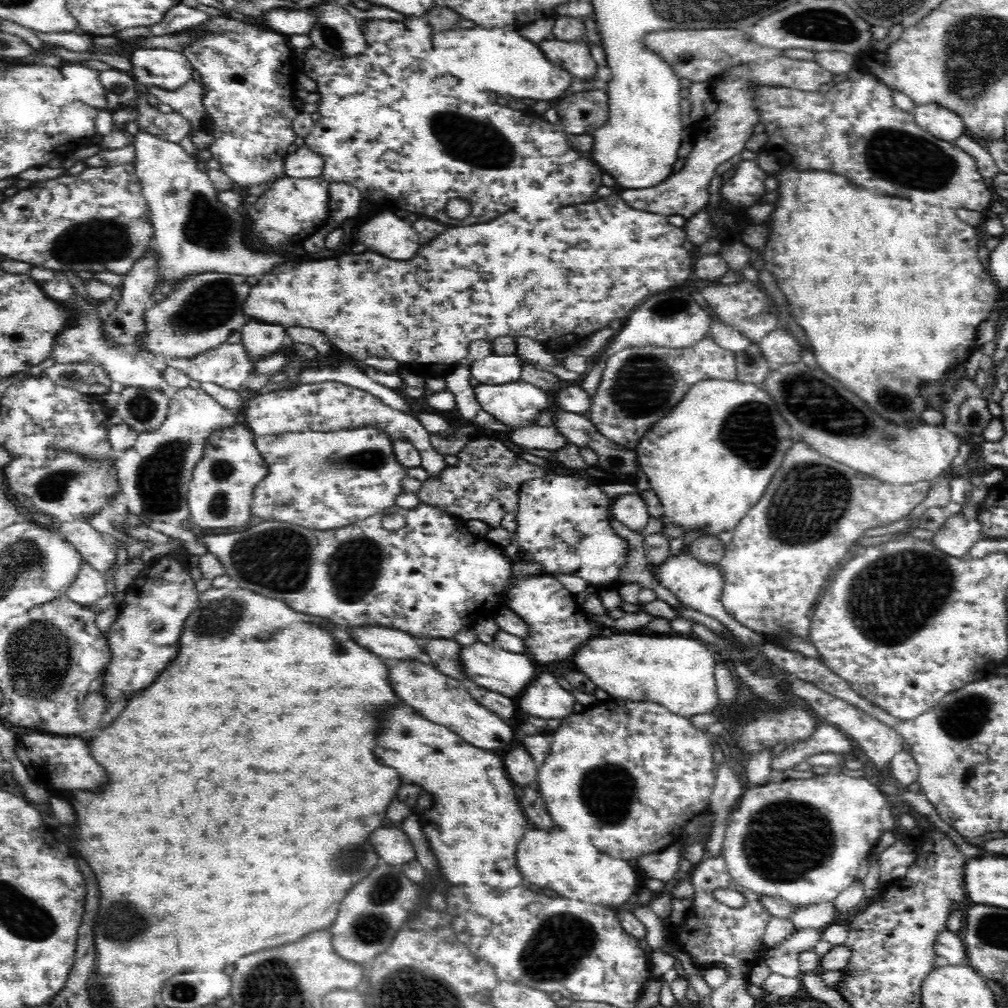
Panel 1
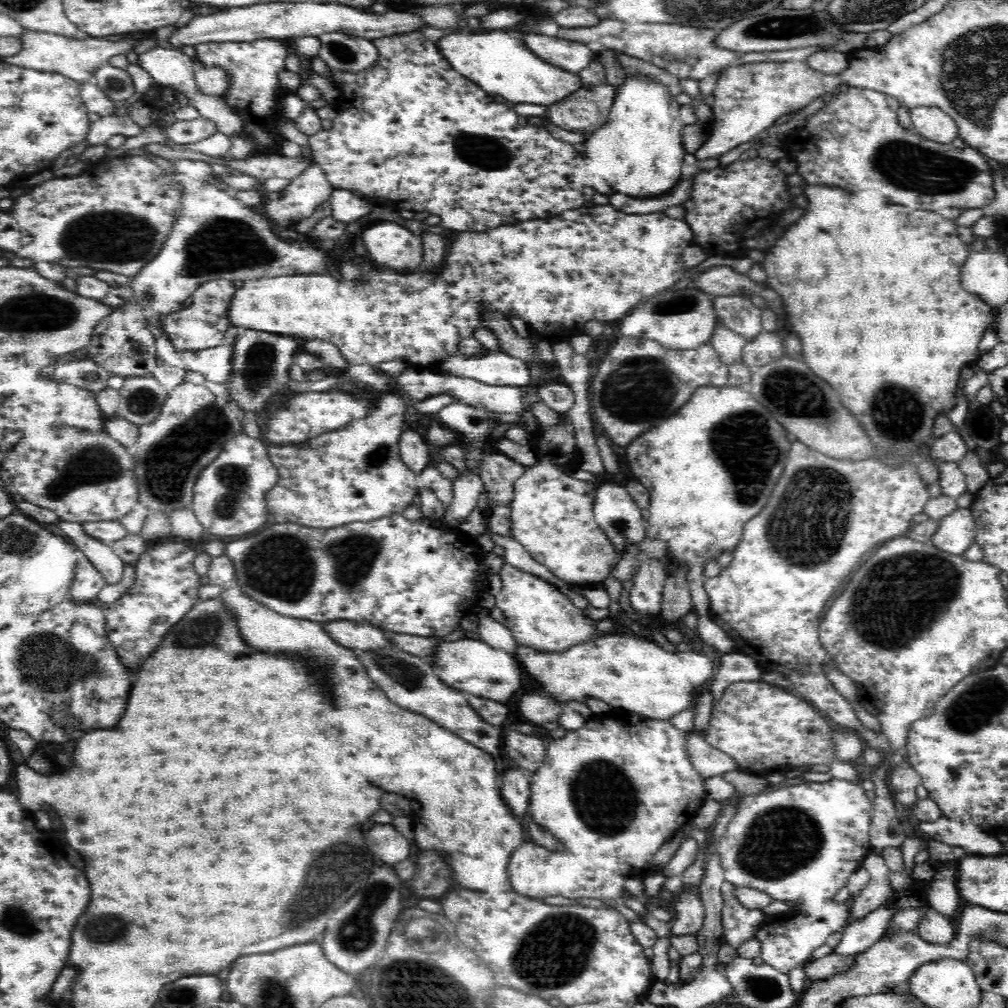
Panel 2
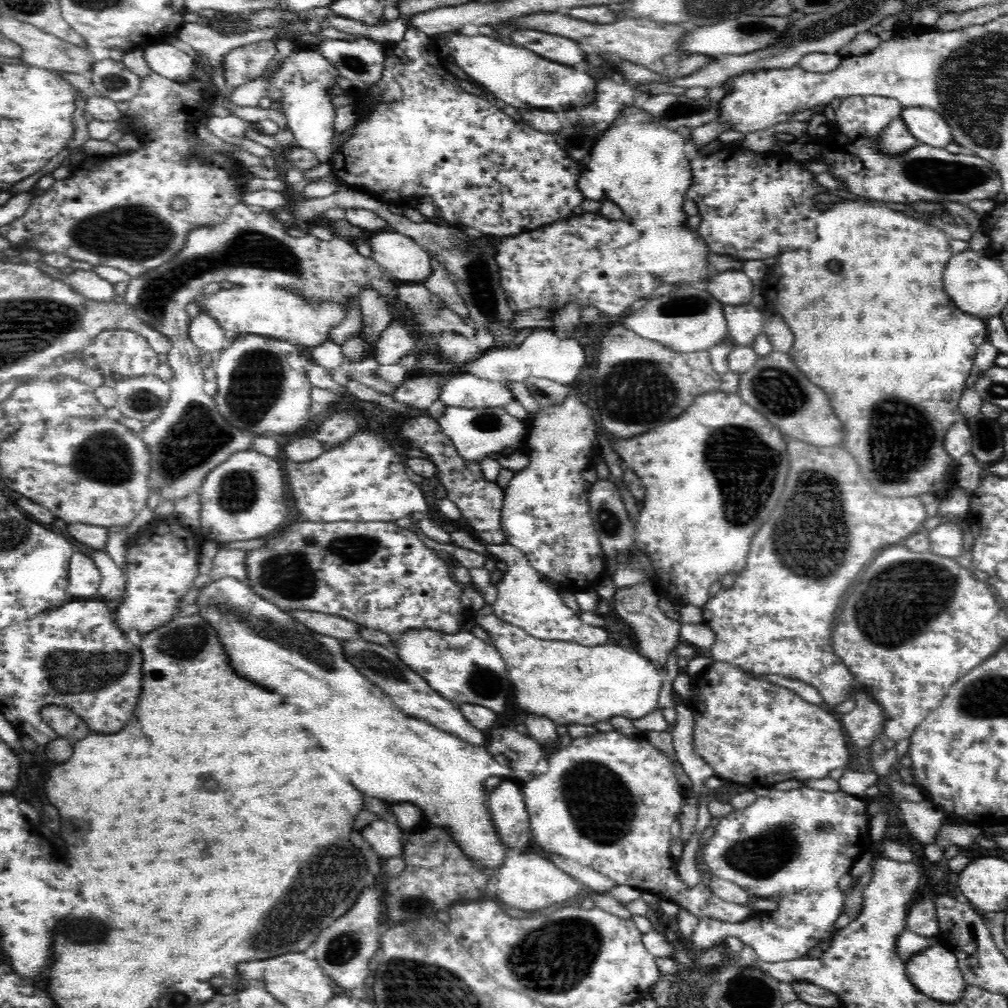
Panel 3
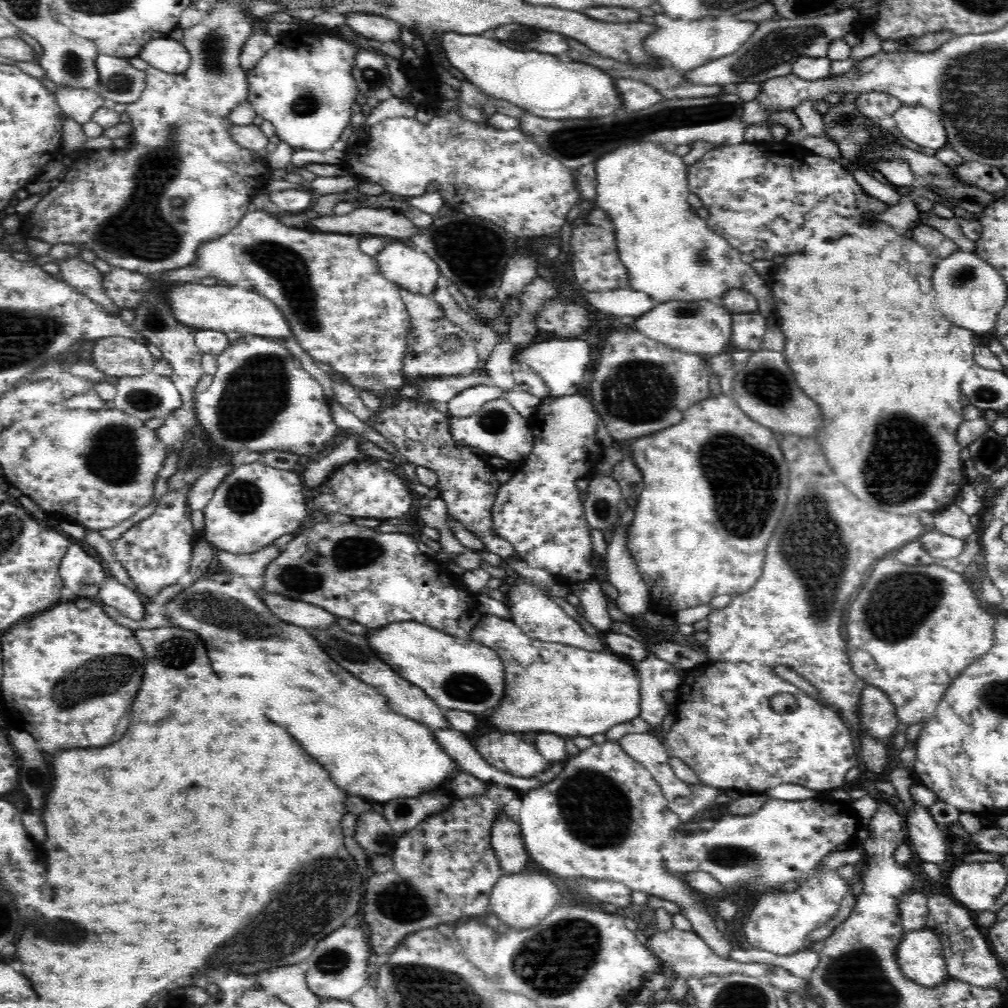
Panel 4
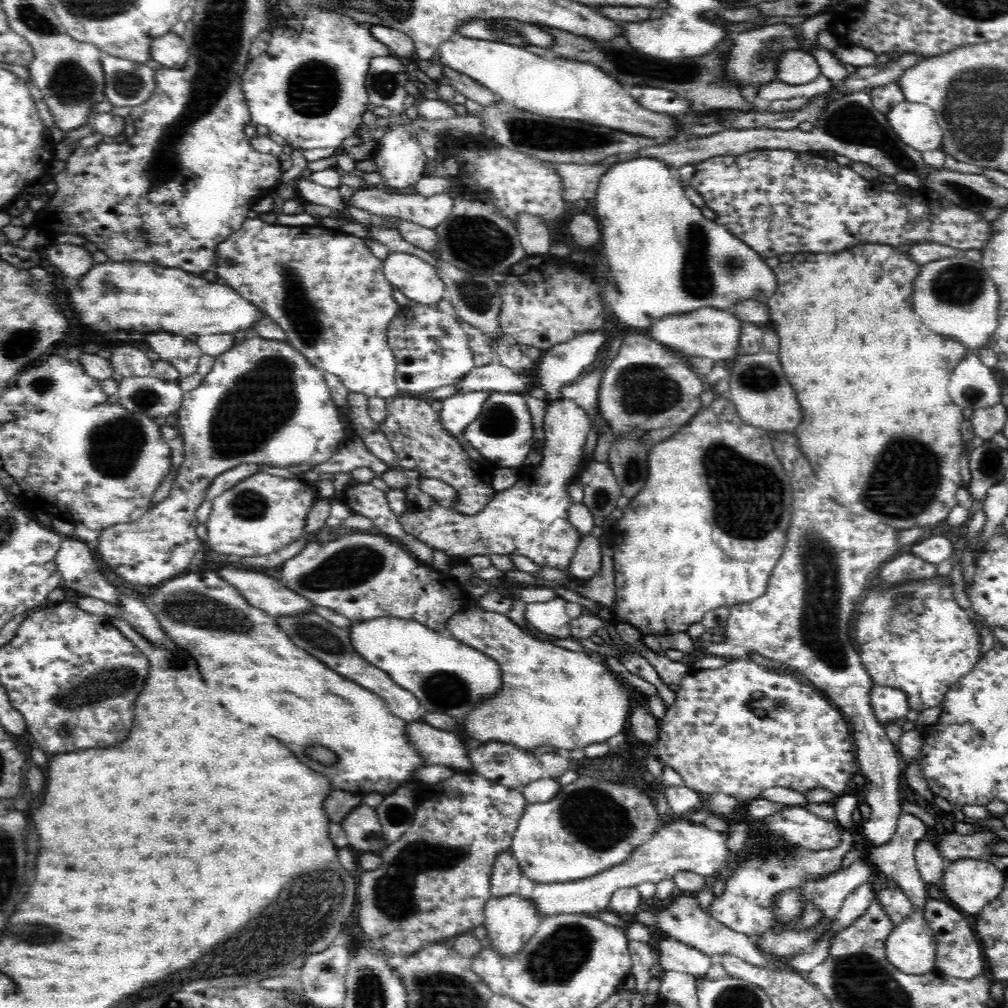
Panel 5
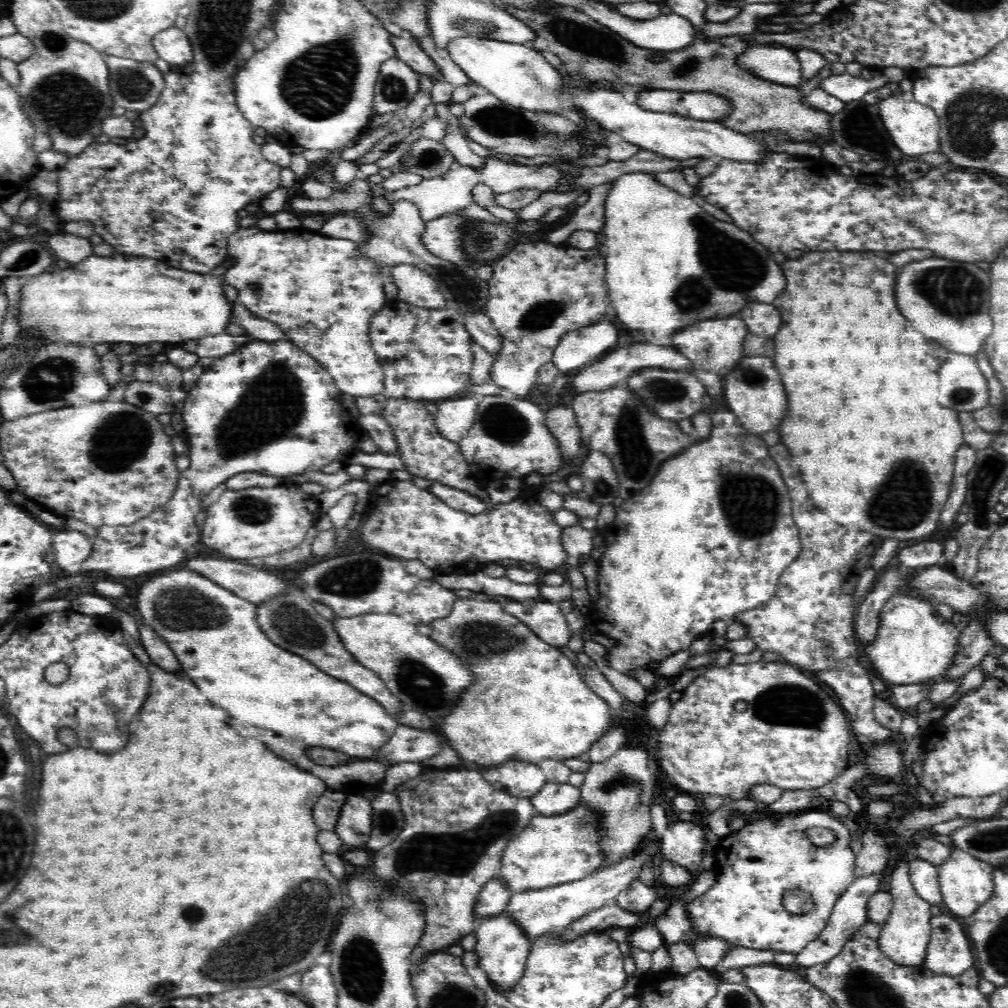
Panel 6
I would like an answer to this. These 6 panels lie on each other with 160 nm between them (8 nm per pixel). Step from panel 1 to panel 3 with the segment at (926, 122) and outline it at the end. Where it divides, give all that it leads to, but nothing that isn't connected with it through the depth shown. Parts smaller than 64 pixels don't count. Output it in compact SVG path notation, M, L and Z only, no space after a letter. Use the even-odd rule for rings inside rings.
M922 106L904 107L900 117L923 145L945 148L953 140L950 125L935 110Z

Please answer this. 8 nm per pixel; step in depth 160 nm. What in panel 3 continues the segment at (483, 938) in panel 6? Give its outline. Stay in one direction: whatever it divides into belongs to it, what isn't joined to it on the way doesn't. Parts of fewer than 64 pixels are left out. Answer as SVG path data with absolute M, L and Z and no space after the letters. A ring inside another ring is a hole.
M512 849L508 850L495 882L495 894L498 894L498 898L509 907L516 906L522 910L538 910L550 906L552 902L568 901L586 888L584 883L570 877L570 874L565 873L544 856L529 851L514 852Z

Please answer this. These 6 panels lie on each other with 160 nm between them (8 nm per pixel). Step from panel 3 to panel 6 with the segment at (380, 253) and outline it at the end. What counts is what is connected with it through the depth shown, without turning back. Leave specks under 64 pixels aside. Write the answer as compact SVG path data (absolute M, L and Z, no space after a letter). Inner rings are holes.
M396 265L391 277L397 287L398 298L423 309L441 309L445 306L445 296L438 289L436 280L426 271L414 265Z

